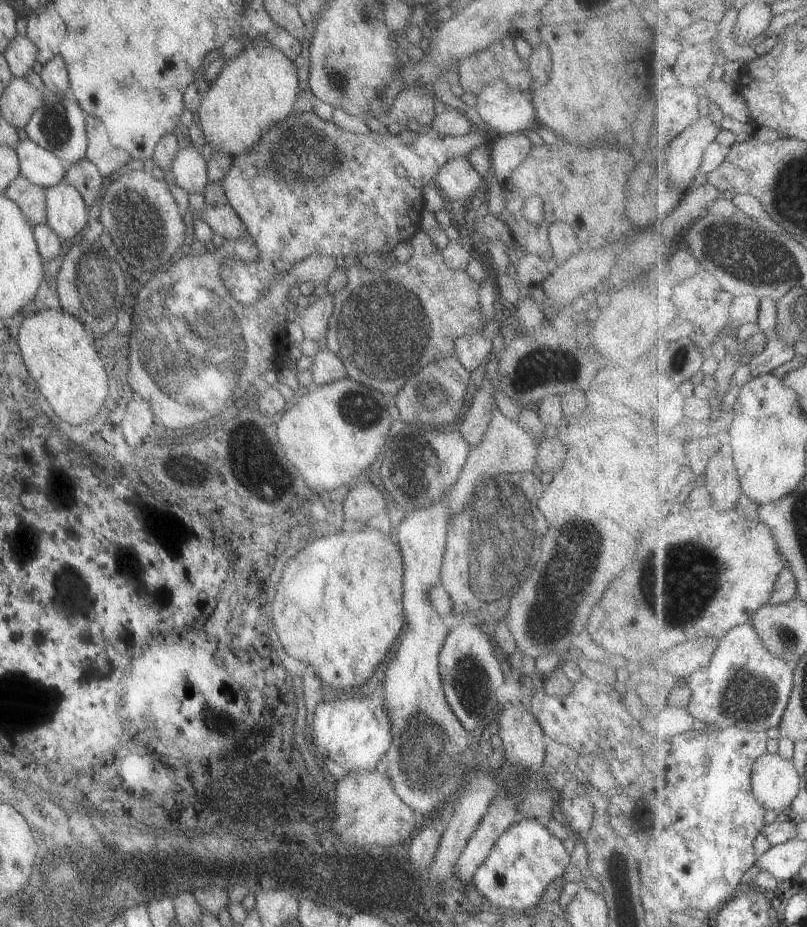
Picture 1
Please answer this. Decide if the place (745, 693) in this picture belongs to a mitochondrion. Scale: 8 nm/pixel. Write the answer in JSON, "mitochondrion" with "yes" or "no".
{"mitochondrion":"yes"}

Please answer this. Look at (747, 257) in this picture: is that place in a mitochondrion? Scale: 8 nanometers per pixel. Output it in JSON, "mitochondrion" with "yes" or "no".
{"mitochondrion":"yes"}

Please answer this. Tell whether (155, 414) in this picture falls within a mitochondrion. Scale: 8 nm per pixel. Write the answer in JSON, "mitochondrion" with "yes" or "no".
{"mitochondrion":"no"}

